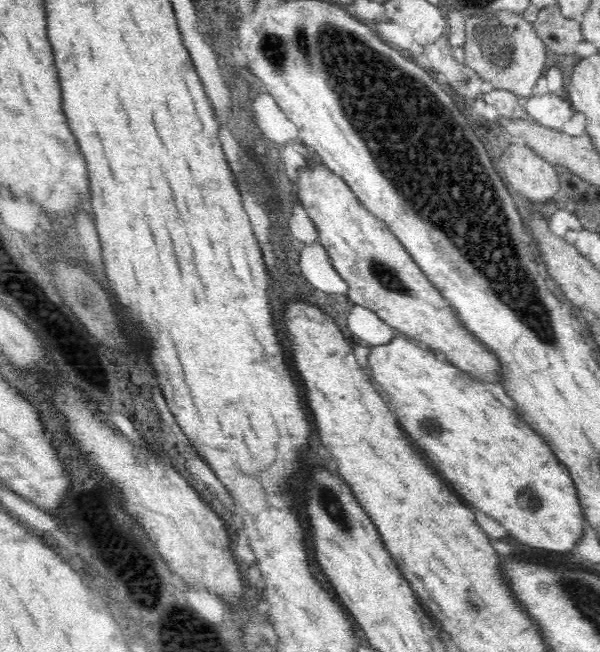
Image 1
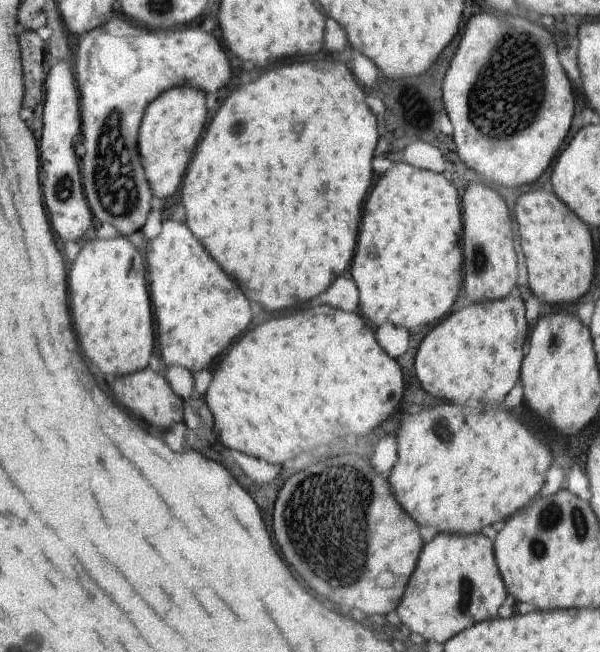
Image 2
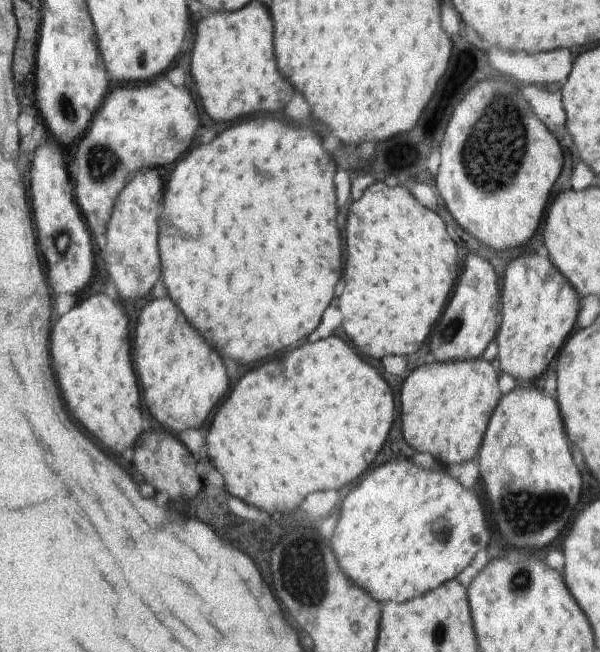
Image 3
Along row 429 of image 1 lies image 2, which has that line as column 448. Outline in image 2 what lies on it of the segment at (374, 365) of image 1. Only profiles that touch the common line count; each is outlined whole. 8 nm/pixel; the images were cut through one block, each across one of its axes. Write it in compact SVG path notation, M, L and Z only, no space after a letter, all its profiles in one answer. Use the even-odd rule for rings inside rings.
M482 402L438 404L438 406L426 407L418 414L408 418L406 422L402 422L401 427L396 433L396 446L398 458L388 476L388 484L390 484L392 492L394 492L394 498L398 500L400 508L414 518L414 522L418 526L434 526L438 534L448 532L448 534L470 536L470 534L481 533L486 526L499 527L505 519L510 518L514 513L527 507L539 497L542 486L544 486L544 480L546 480L546 474L548 474L548 469L551 467L550 462L552 462L552 452L550 452L548 444L540 436L536 436L534 430L530 430L527 424L522 424L520 420L514 418L514 414L510 410L490 412L490 408L482 408Z

